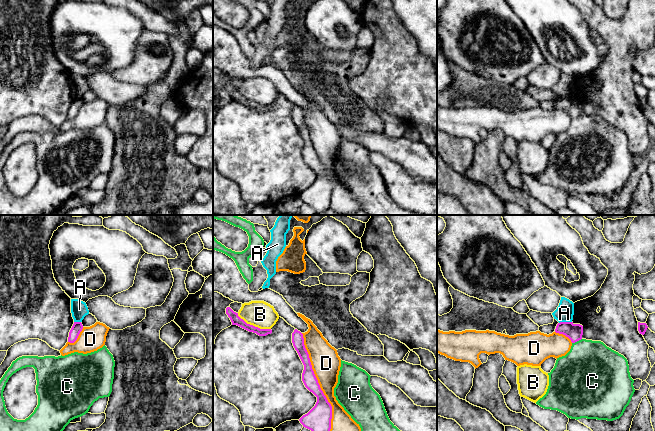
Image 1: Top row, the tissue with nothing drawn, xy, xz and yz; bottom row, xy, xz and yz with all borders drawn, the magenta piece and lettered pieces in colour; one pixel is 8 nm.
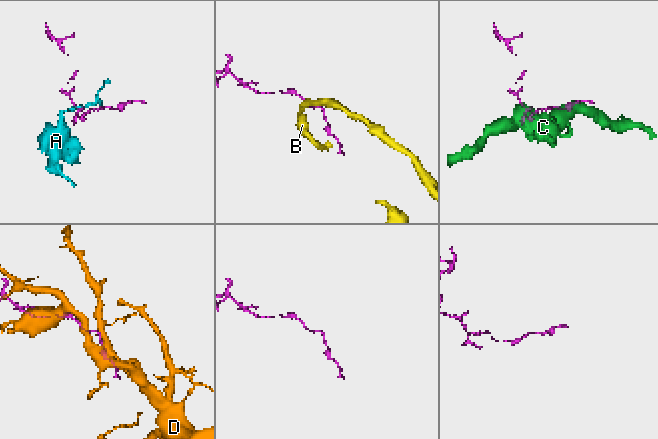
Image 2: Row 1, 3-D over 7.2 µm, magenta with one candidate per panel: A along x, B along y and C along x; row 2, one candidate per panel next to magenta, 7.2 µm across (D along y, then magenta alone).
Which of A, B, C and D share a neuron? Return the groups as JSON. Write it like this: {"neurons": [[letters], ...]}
{"neurons": [["A"], ["B"], ["C"], ["D"]]}

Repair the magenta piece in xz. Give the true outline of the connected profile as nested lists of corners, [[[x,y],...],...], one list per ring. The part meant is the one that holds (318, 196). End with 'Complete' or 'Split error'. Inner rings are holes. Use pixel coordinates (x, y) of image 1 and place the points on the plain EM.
[[[297,105],[292,109],[292,119],[304,141],[302,157],[305,163],[317,173],[315,182],[299,197],[303,203],[311,206],[316,214],[321,214],[330,209],[332,182],[320,164],[304,121],[303,110]]]. Complete

